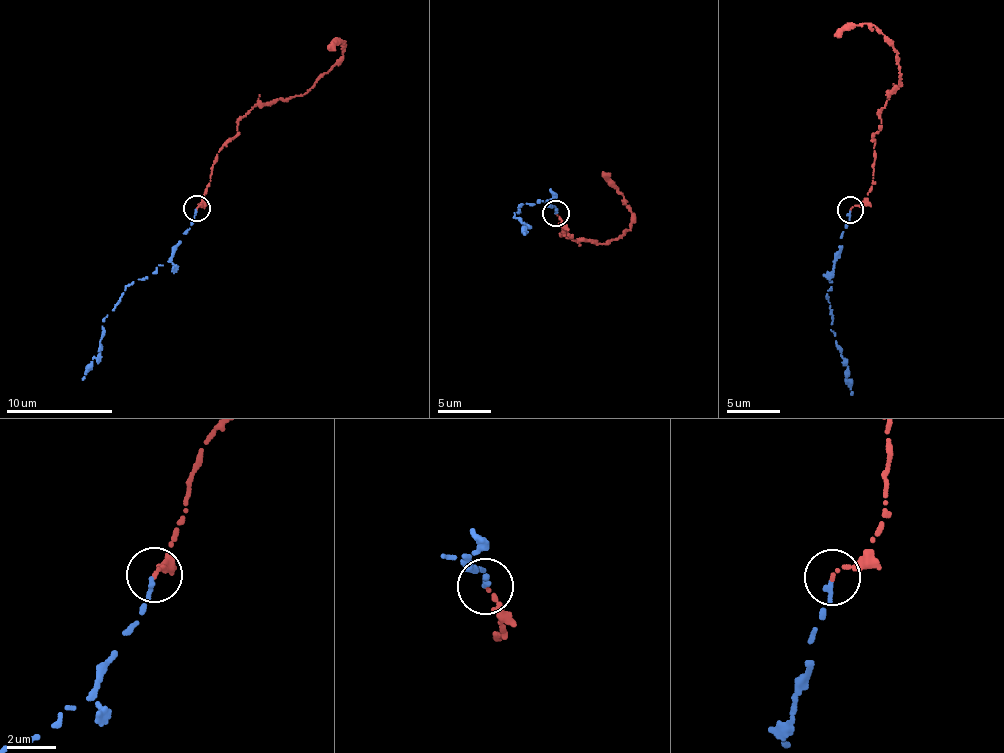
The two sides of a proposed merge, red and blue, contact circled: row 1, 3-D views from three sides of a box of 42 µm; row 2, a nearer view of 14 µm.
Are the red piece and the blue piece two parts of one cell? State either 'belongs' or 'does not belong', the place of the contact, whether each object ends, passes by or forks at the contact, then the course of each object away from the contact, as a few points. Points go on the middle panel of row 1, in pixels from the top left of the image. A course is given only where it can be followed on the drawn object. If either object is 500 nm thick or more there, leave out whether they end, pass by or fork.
belongs; place (556, 213); red ends; blue ends; course red (556, 212), (564, 231), (559, 236), (610, 243), (630, 227), (628, 206), (604, 172); course blue (554, 212), (558, 211), (549, 200), (535, 205), (522, 203), (514, 217), (528, 226), (524, 233)

